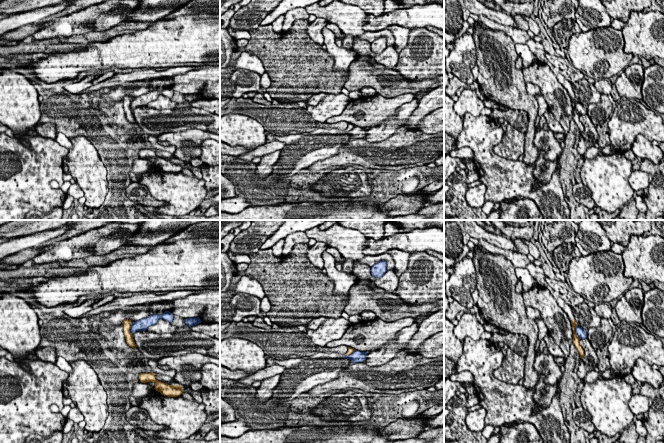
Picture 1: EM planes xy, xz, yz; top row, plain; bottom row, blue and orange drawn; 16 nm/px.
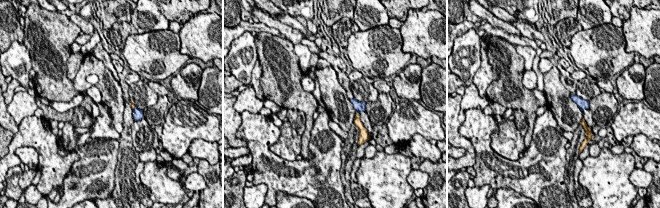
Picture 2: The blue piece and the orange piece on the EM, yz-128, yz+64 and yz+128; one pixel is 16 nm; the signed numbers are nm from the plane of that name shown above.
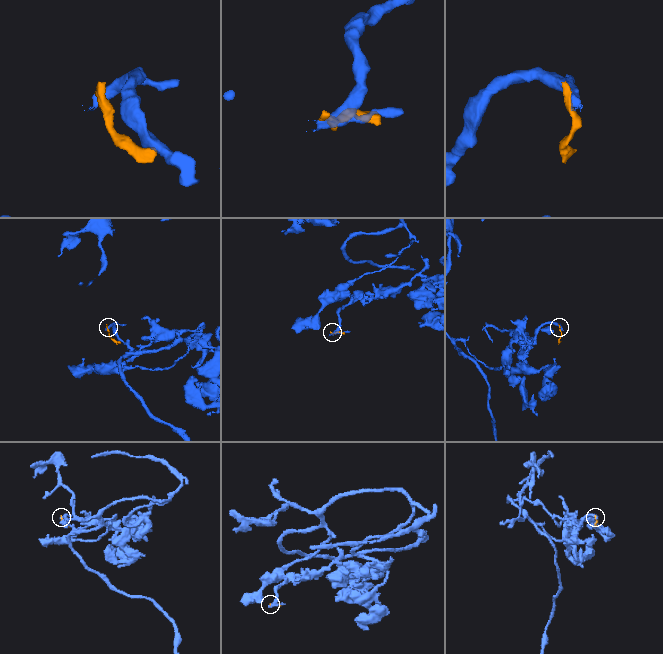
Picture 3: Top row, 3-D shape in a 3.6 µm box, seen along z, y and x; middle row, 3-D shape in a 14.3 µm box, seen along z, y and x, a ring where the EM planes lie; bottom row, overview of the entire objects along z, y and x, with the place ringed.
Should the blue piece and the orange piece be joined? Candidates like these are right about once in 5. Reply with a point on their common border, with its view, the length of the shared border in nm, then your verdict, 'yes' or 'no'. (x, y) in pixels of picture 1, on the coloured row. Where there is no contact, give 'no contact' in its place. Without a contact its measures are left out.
meets blue in yz at (575, 331); contact 240 nm long; no

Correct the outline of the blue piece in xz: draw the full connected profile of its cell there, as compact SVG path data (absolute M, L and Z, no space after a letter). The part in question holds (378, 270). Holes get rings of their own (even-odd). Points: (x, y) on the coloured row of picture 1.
M382 260L371 267L371 275L375 278L381 278L387 271L387 262Z

